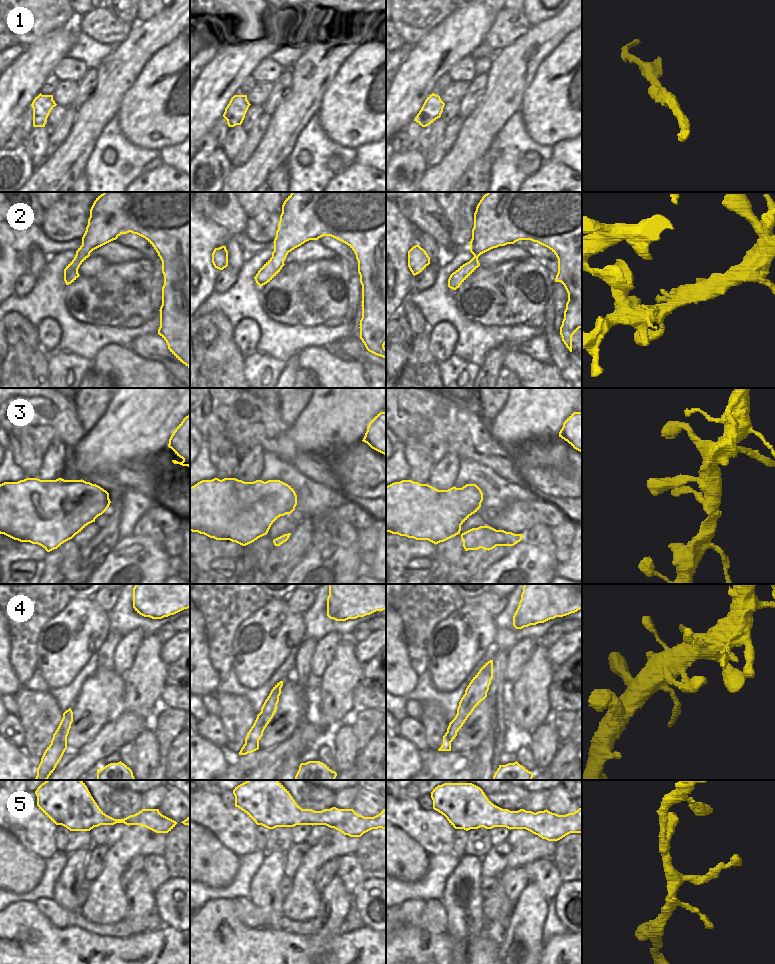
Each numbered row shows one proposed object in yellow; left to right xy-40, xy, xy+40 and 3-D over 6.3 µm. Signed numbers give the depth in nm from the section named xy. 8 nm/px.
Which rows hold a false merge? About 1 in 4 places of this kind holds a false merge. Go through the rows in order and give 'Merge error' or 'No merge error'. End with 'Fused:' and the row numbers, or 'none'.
1: No merge error
2: No merge error
3: No merge error
4: No merge error
5: No merge error
Fused: none.

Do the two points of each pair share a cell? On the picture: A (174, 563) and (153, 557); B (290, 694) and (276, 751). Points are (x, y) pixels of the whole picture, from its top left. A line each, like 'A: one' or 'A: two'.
A: two
B: two

